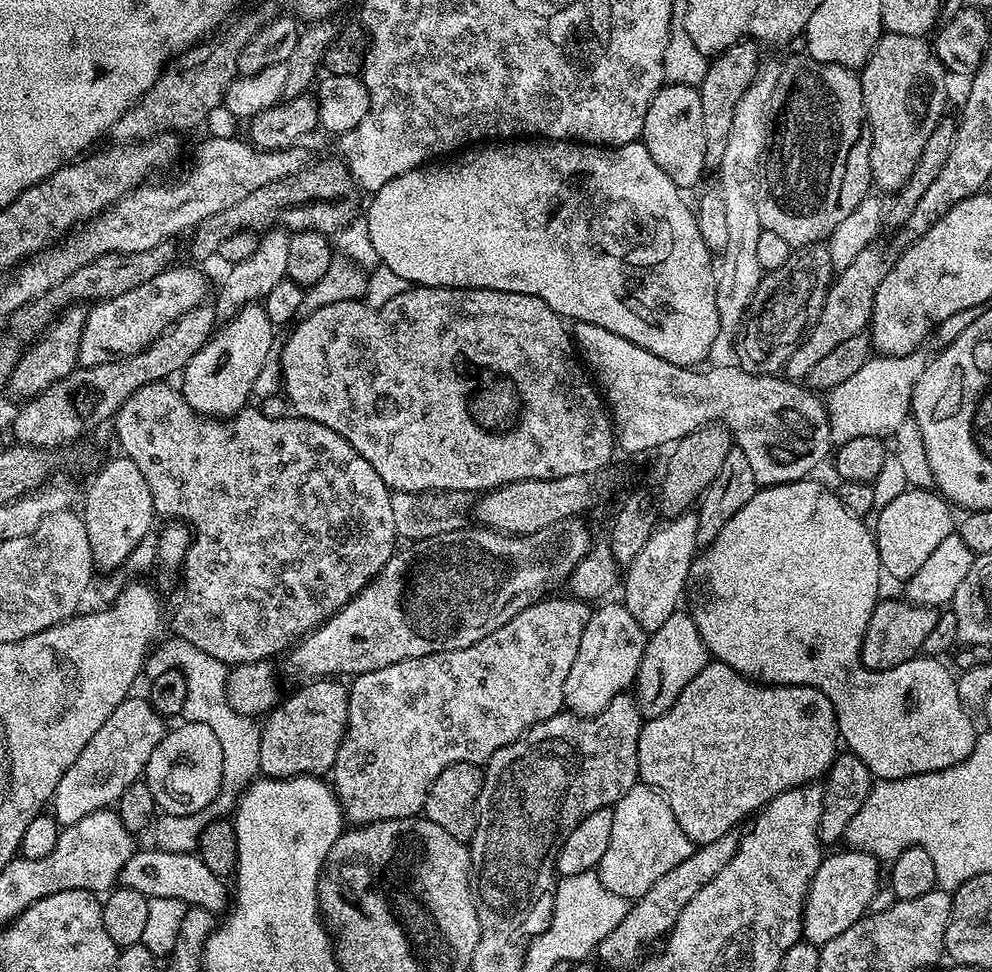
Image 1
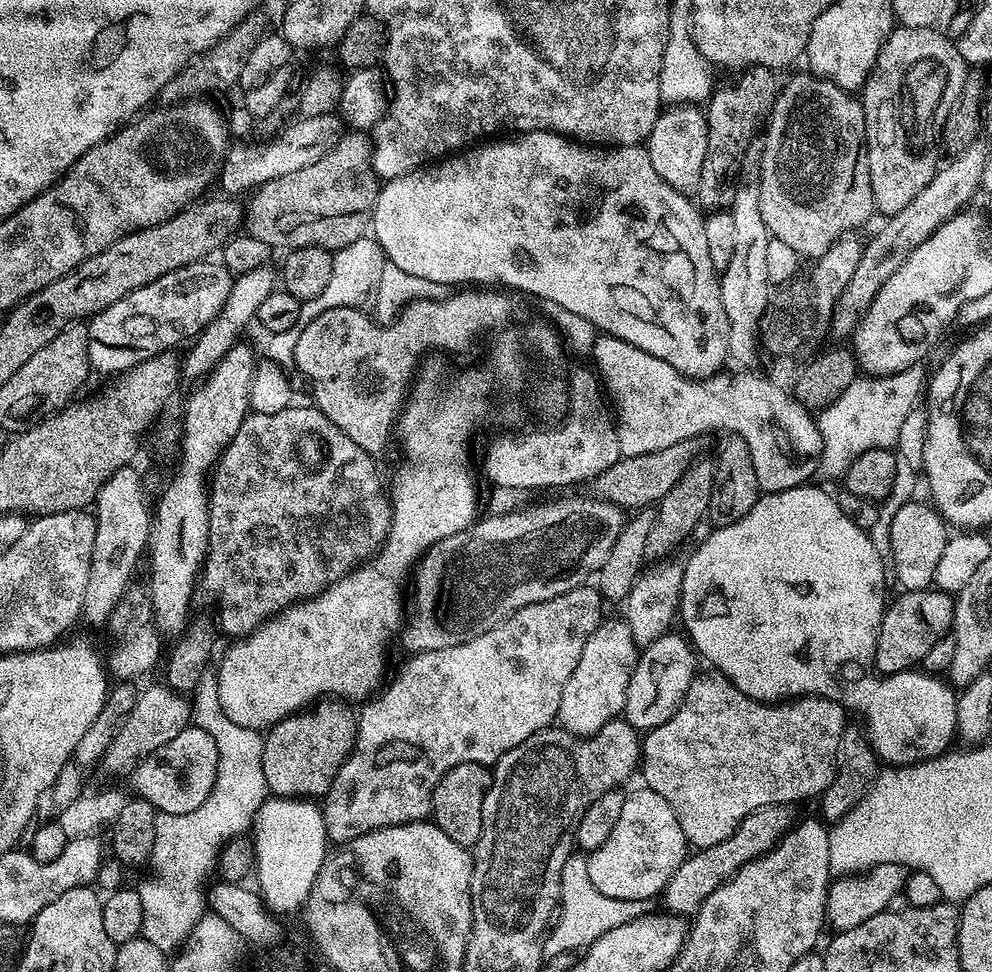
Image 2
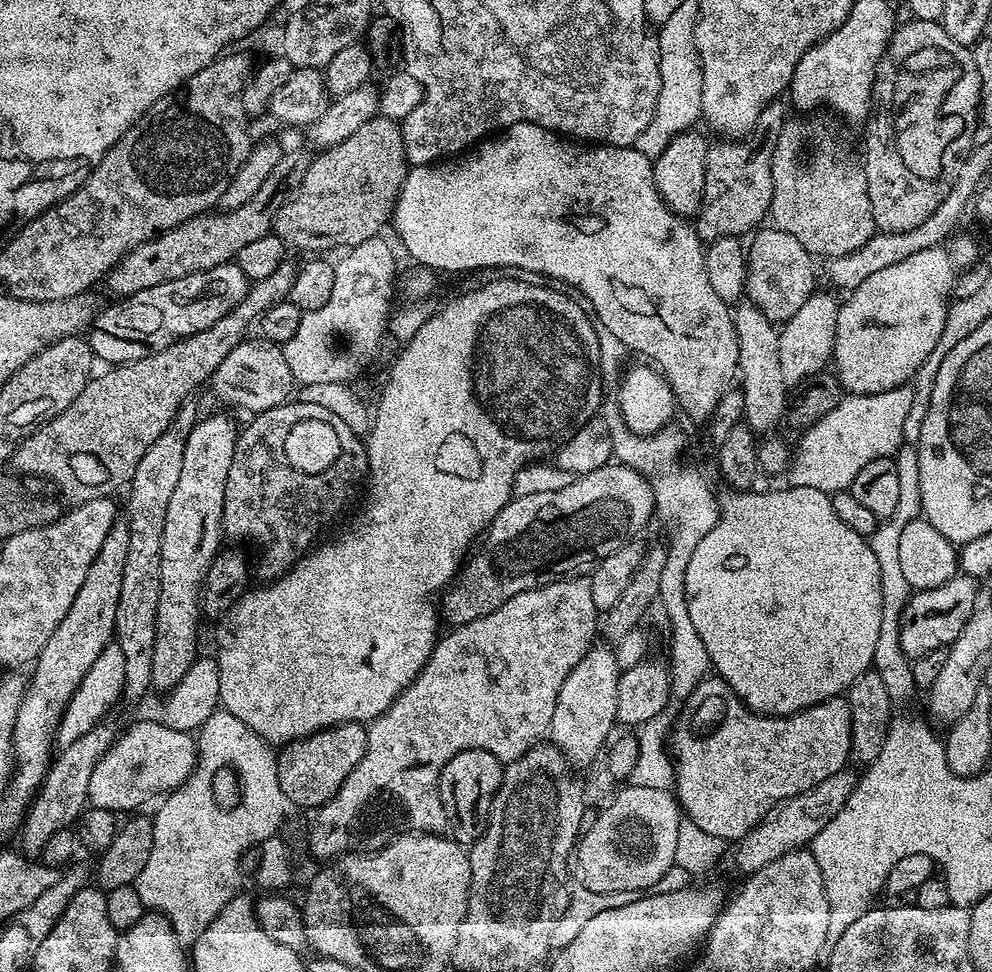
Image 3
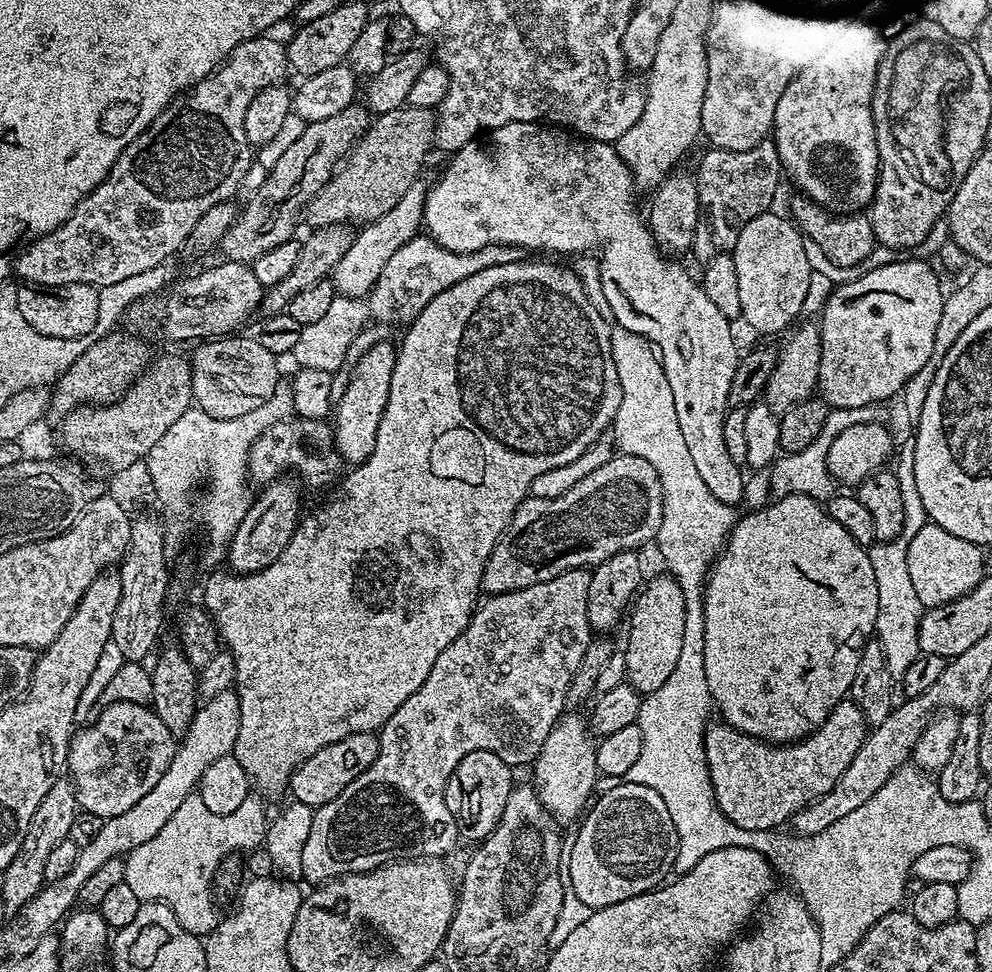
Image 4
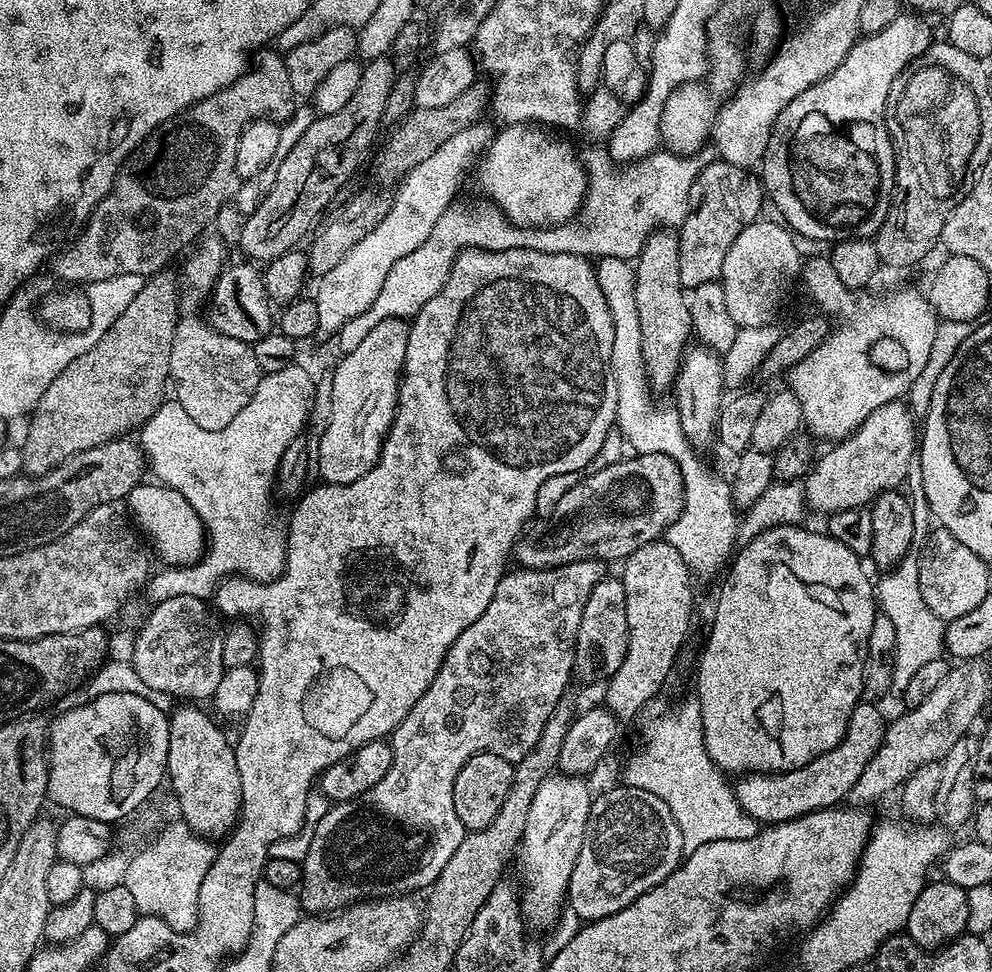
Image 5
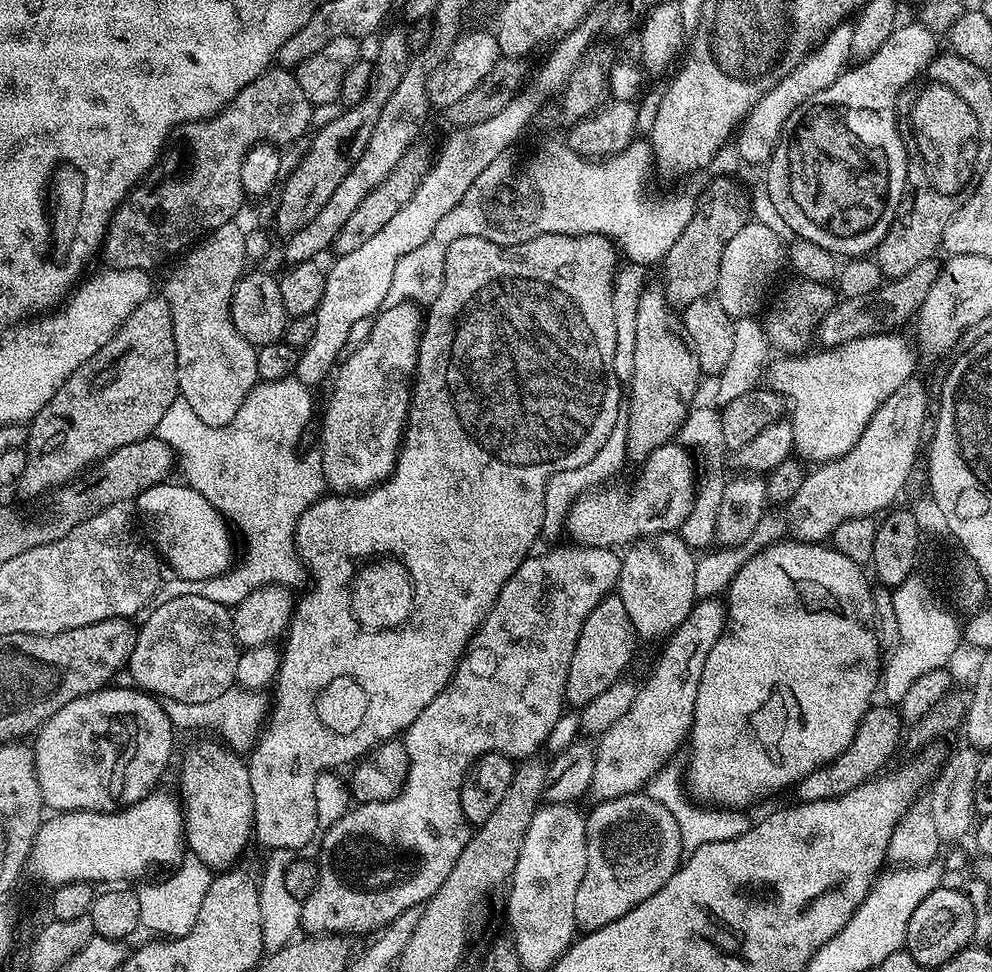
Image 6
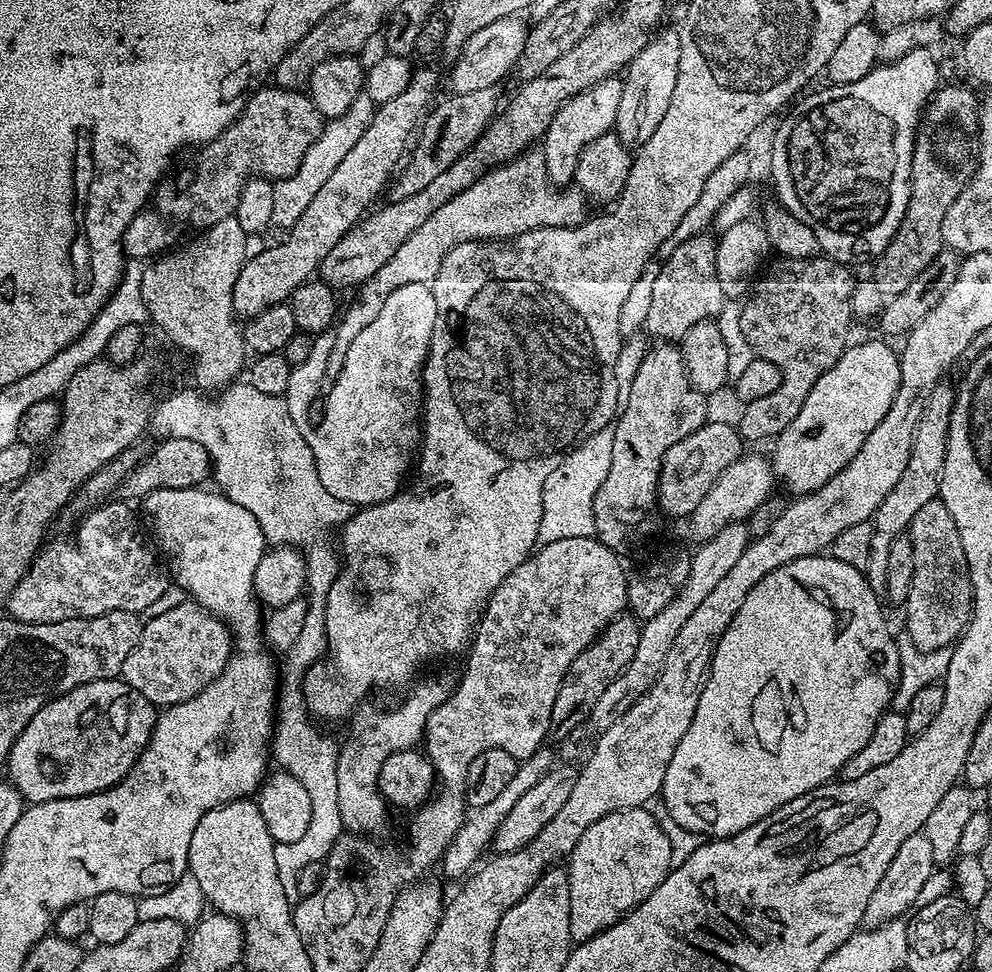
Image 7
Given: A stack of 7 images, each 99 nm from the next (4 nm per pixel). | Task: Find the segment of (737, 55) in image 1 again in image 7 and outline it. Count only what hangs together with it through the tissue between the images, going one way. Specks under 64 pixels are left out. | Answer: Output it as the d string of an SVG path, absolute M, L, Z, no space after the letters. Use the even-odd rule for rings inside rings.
M708 234L696 235L682 242L660 264L660 273L654 281L654 294L650 301L650 314L646 318L644 328L649 337L660 342L680 342L692 326L698 326L703 320L716 320L720 311L726 307L726 297L722 290L722 282L718 282L716 269L716 240Z

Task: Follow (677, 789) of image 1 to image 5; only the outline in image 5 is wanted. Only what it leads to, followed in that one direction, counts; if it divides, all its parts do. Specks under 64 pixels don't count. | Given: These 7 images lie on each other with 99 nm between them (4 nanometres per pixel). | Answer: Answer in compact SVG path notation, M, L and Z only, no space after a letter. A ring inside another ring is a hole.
M861 702L850 714L844 737L832 750L826 750L806 766L789 772L749 772L735 781L736 803L754 818L757 825L781 824L796 816L805 816L823 808L835 808L849 795L866 770L866 762L874 758L878 746L882 746L886 719L872 702Z

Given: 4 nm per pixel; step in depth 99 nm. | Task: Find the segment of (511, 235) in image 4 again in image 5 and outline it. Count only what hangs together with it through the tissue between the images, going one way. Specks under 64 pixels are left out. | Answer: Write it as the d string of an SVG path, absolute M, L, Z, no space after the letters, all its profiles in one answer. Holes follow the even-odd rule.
M509 124L493 135L492 143L484 149L484 155L475 169L476 180L487 199L503 212L511 224L519 228L539 228L567 224L580 211L588 192L588 170L584 161L564 140L559 140L547 127L534 124ZM689 347L680 362L680 372L676 375L674 385L675 392L674 411L676 417L680 419L680 425L686 434L688 443L697 450L703 450L711 440L713 443L716 436L716 424L720 421L720 405L726 392L724 365L721 357L710 348Z

